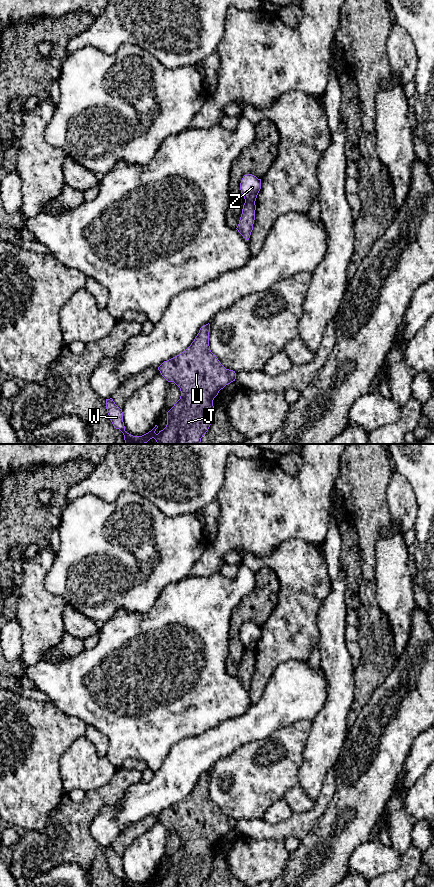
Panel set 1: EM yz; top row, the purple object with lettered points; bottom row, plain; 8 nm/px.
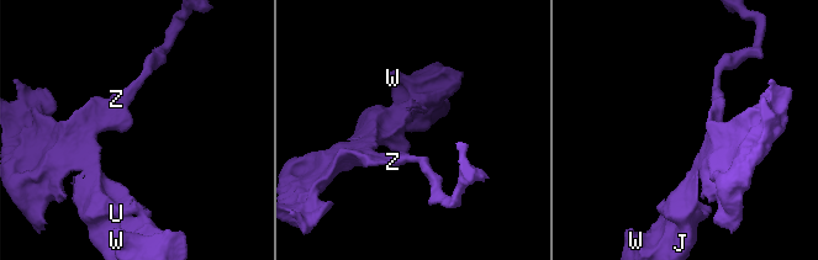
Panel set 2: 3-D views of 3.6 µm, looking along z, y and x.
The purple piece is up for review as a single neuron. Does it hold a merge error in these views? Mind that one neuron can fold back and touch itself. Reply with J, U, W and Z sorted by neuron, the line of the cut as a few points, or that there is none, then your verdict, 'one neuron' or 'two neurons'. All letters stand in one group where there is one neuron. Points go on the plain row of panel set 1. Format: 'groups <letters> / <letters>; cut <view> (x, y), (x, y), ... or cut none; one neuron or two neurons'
groups J U W / Z; cut yz (245, 648), (254, 651); two neurons

